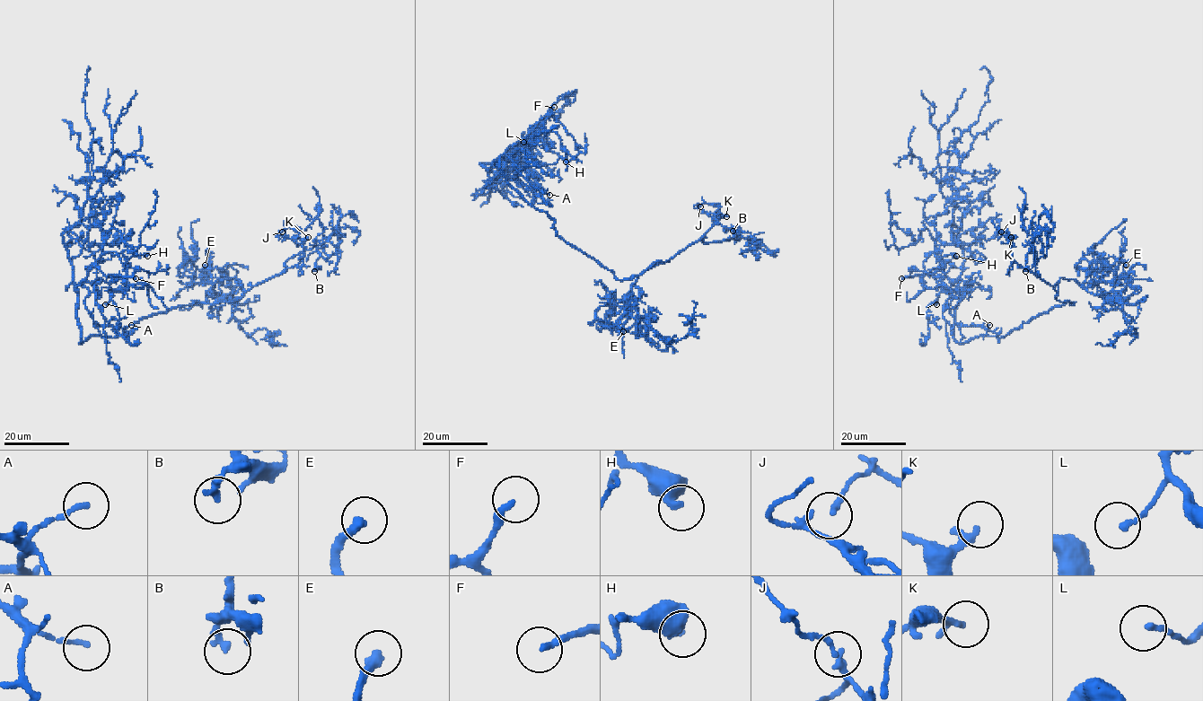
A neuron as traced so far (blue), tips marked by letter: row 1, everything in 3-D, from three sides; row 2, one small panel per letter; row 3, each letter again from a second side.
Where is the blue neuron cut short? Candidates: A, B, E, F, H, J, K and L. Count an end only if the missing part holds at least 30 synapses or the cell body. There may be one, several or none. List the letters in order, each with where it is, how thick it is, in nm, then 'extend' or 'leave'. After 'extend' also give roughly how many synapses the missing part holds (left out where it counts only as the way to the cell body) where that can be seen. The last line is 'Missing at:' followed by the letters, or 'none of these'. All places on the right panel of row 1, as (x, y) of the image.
A: place (989, 325); calibre 140 nm; leave
B: place (1025, 271); calibre 240 nm; leave
E: place (1126, 265); calibre 320 nm; extend; 80 synapses
F: place (901, 278); calibre 200 nm; extend; 70 synapses
H: place (956, 256); calibre 500 nm; leave
J: place (1001, 232); calibre 150 nm; leave
K: place (1011, 237); calibre 220 nm; extend; 90 synapses
L: place (936, 304); calibre 160 nm; leave
Missing at: E, F, K

